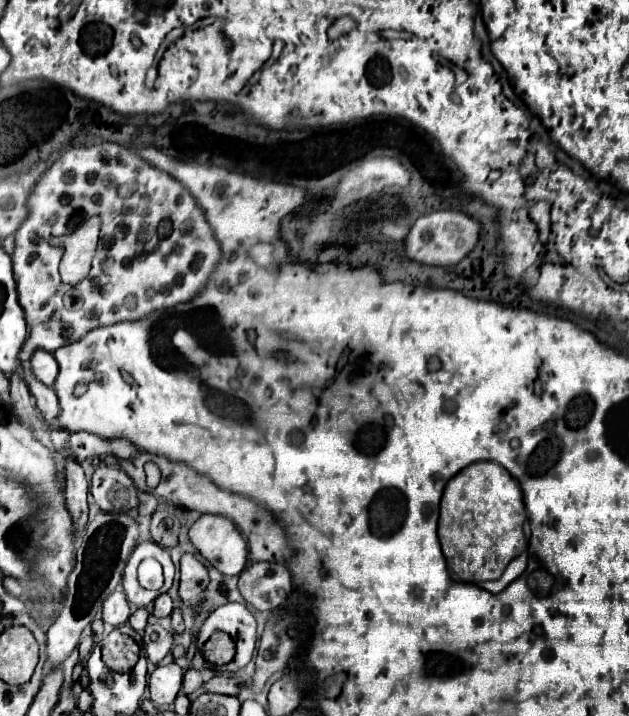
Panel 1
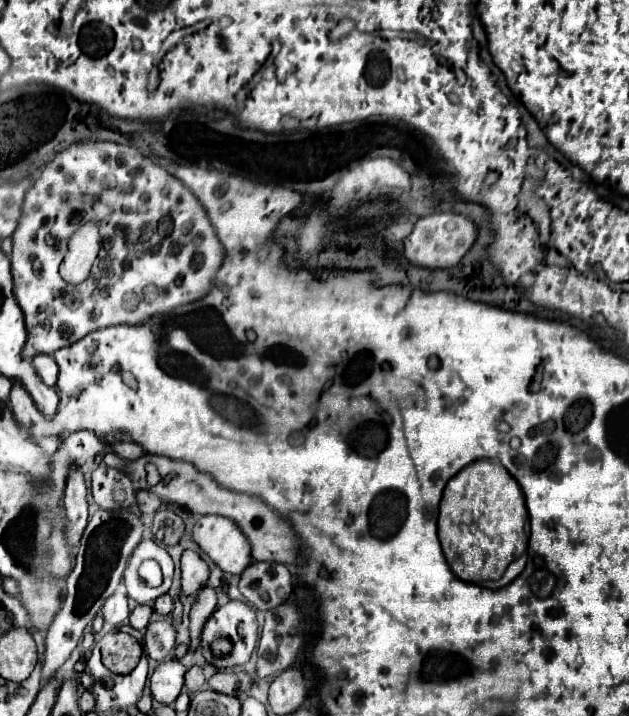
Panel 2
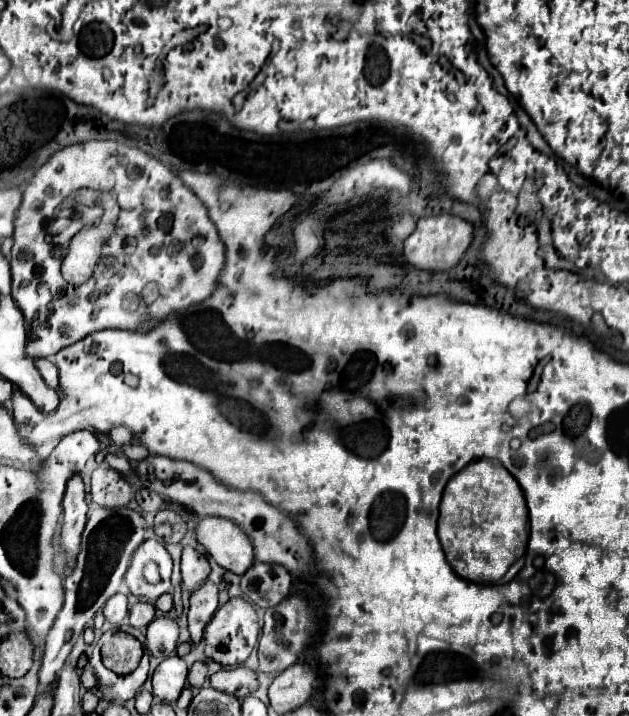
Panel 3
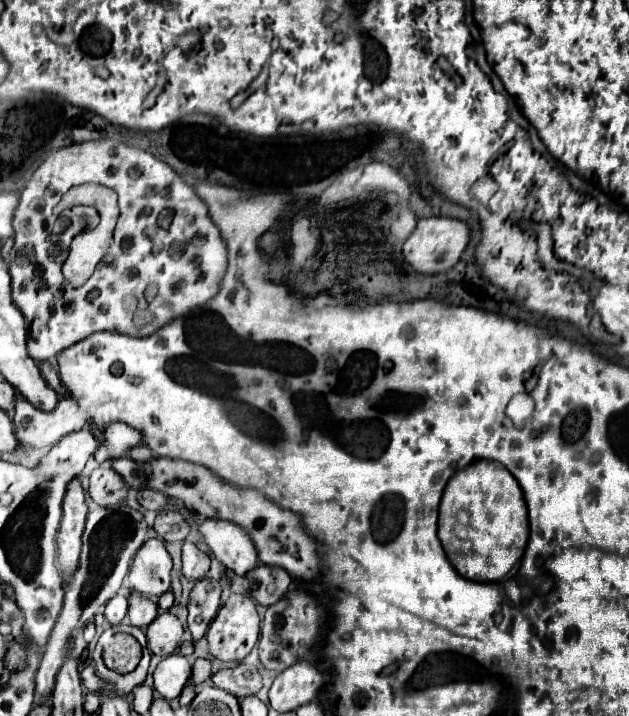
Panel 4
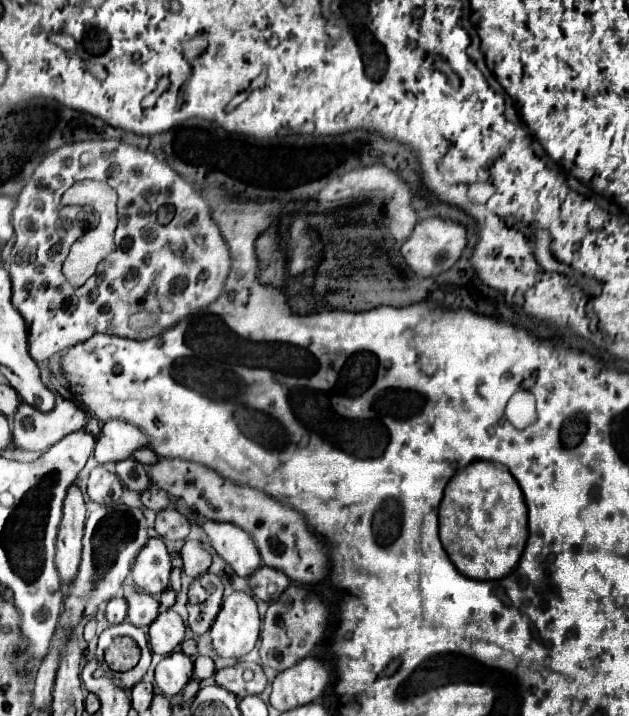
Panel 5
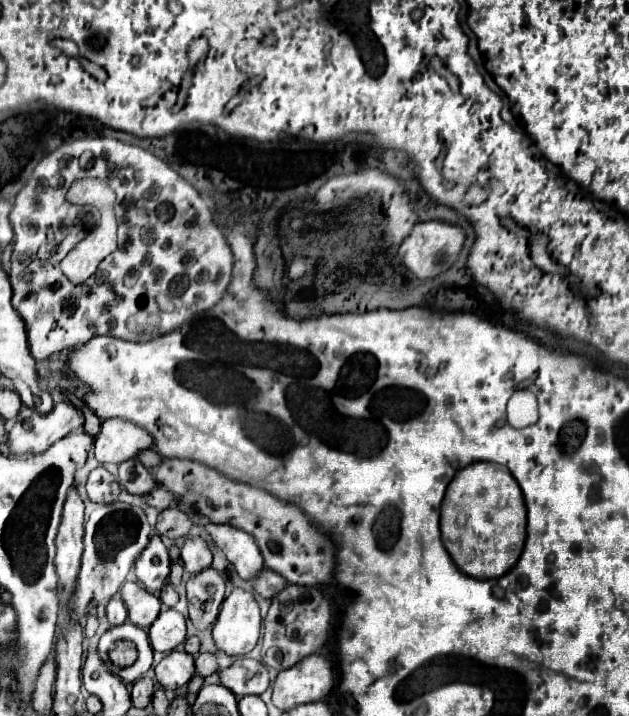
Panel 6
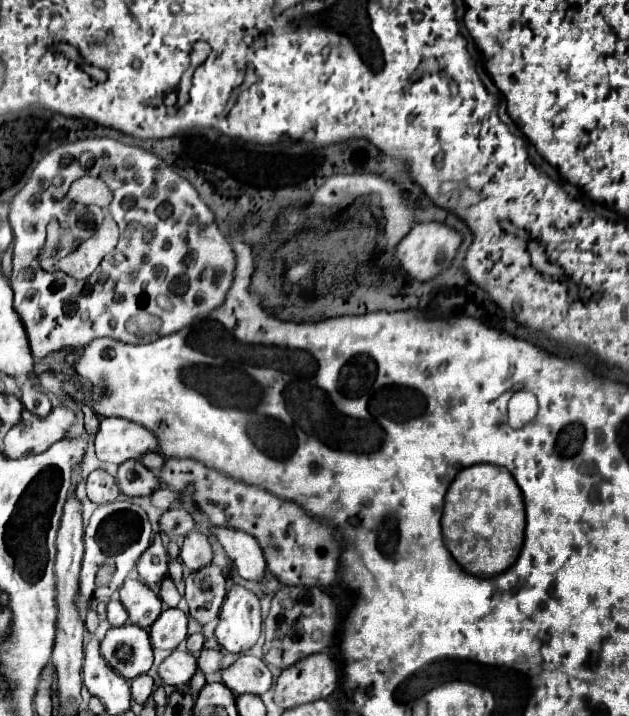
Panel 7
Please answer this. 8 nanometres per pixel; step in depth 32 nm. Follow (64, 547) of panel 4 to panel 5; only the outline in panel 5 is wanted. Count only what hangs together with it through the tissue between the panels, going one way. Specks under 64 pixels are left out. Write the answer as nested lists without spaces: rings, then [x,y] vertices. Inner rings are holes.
[[[70,486],[64,500],[64,516],[56,540],[56,566],[62,578],[62,584],[70,584],[78,572],[80,552],[82,552],[82,532],[84,532],[86,504],[80,488]]]

